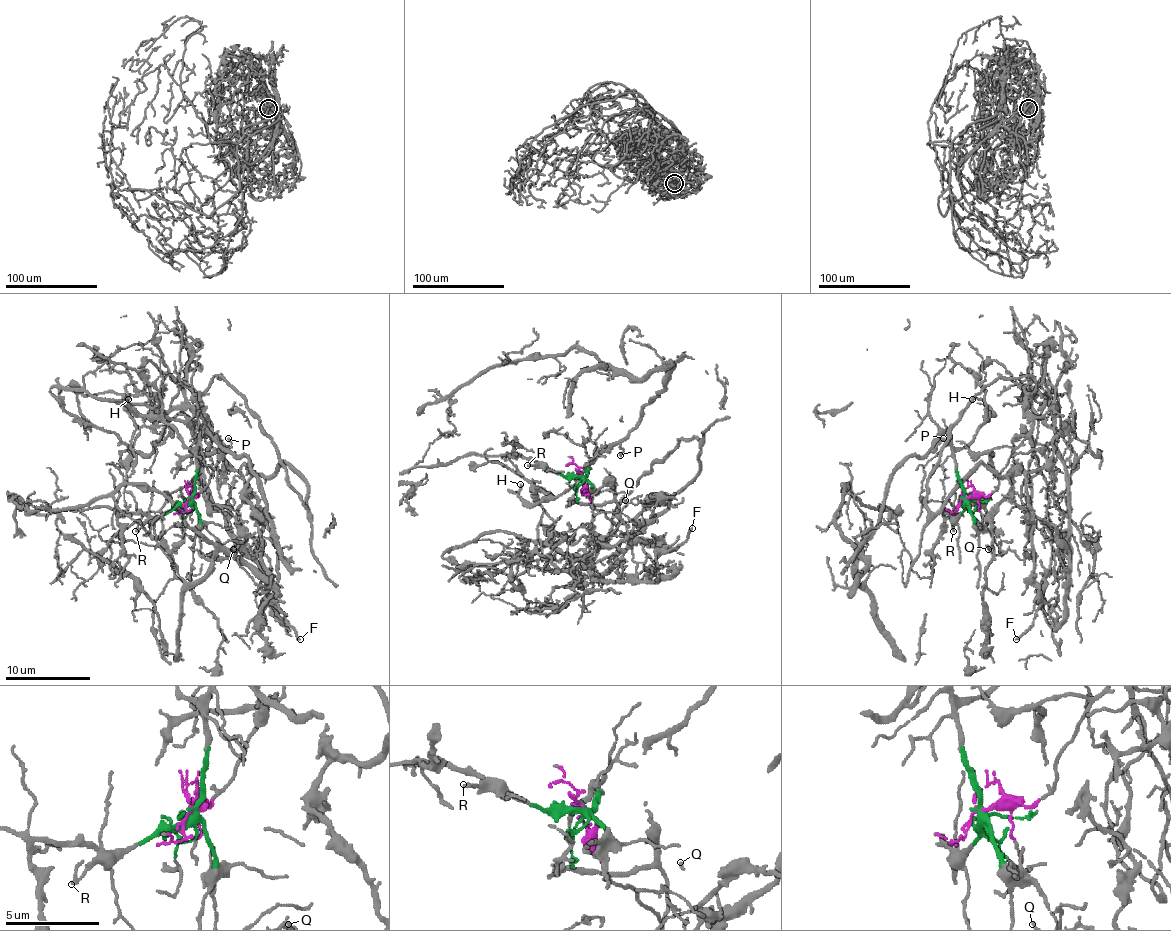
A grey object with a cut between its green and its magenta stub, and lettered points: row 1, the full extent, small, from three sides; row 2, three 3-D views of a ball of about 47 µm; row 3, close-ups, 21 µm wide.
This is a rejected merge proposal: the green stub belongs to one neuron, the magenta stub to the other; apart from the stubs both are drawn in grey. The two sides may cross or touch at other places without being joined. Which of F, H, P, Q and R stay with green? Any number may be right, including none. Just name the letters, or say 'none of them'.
H, P, R

